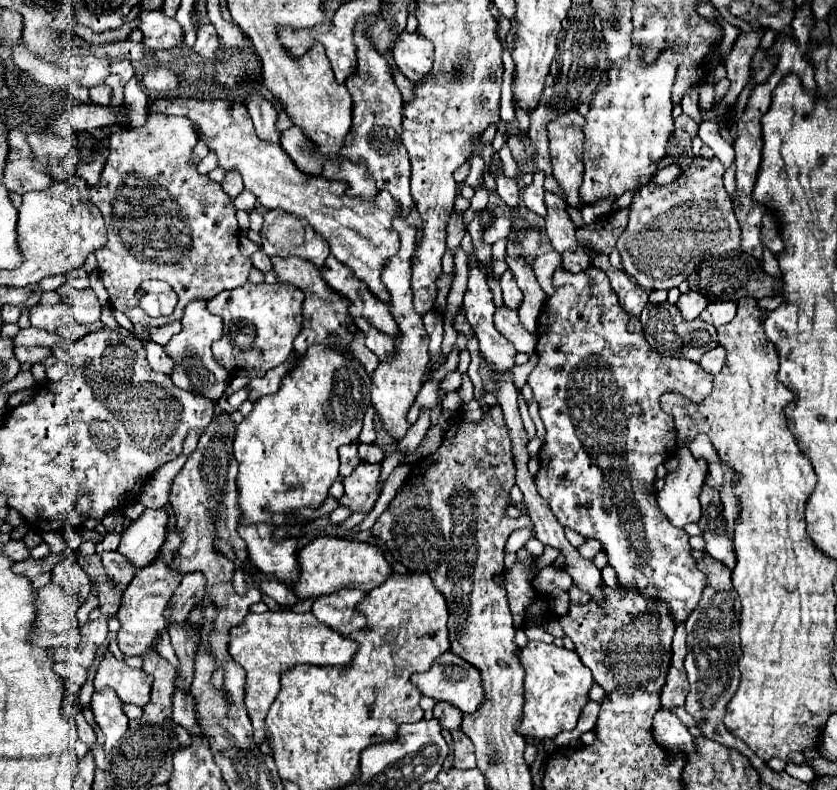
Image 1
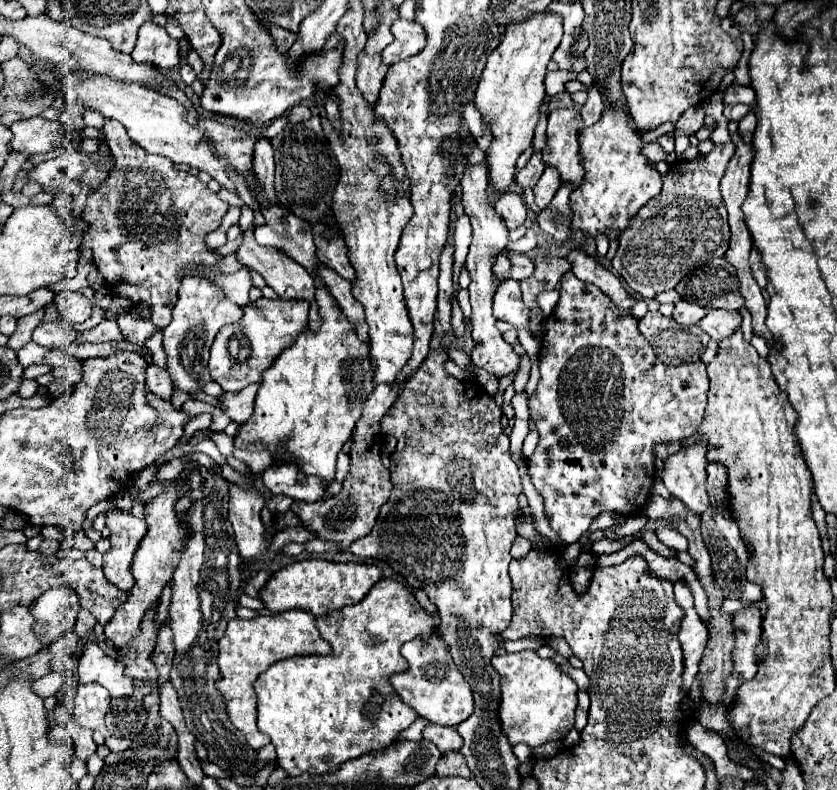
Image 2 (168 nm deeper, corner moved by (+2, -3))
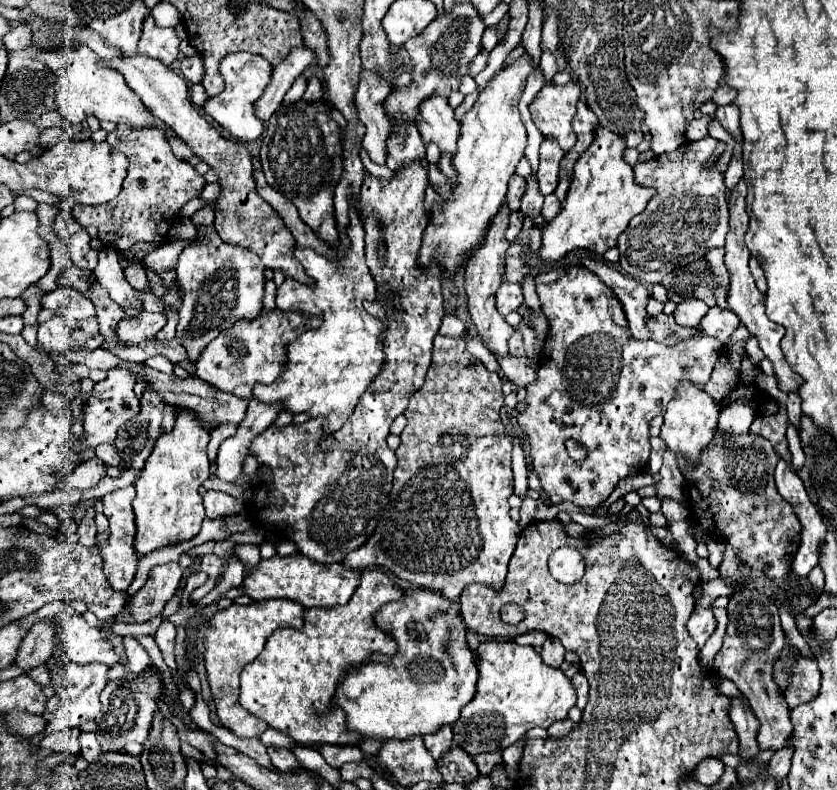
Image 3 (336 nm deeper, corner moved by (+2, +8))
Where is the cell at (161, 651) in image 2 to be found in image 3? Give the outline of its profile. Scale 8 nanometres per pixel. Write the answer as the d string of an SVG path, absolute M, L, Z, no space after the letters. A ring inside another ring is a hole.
M149 675L149 677L141 677L131 683L127 681L109 681L107 687L101 691L101 713L95 717L97 727L97 739L101 745L101 751L113 751L113 753L121 753L125 749L127 743L137 741L143 743L149 729L151 729L151 719L153 719L153 711L157 709L157 695L161 693L161 681L157 675Z

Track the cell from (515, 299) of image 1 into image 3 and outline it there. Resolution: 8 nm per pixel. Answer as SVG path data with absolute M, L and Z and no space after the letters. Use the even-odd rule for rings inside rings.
M503 283L497 291L497 309L501 315L509 315L523 303L523 293L519 283Z

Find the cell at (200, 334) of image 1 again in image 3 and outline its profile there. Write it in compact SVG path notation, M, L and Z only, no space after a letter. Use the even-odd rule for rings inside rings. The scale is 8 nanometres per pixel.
M197 225L197 239L193 239L177 261L179 287L183 289L183 305L179 309L177 339L187 349L189 361L195 361L205 345L213 341L233 321L249 321L263 309L265 293L265 265L249 249L229 245L217 237L213 227Z

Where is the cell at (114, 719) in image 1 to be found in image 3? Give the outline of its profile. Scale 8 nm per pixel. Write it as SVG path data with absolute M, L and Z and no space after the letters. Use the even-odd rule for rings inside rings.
M65 663L63 665L63 683L55 689L55 697L59 699L57 703L57 711L53 713L53 719L47 723L45 733L53 733L53 731L63 731L63 729L73 729L83 725L89 719L95 719L97 713L101 711L101 701L99 701L99 693L103 691L103 687L107 685L107 669L101 663L89 663L89 665L77 665L77 663Z

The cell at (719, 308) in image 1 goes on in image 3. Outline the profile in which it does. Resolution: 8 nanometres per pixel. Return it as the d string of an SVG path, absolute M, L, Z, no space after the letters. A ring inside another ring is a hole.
M711 307L699 327L707 335L711 335L711 337L719 339L721 343L725 343L729 339L729 335L737 329L737 325L739 325L739 317L733 311L729 311L729 309L723 311L719 307Z

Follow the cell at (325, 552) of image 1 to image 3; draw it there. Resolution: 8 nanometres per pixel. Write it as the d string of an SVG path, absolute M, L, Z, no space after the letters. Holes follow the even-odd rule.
M295 553L289 557L275 555L271 559L261 559L259 565L245 575L241 589L253 601L265 601L265 599L277 599L277 597L293 599L309 609L309 607L343 605L351 599L357 585L359 585L359 573L345 571L343 565L321 565L301 553Z

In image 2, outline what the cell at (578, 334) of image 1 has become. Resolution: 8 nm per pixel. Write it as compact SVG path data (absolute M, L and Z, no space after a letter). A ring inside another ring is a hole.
M567 272L561 278L561 298L553 310L553 314L545 320L545 328L541 332L541 350L539 350L539 386L537 386L537 394L529 398L529 410L531 410L531 420L535 420L537 430L539 430L539 444L535 454L529 460L529 474L531 474L531 482L535 486L535 490L541 494L543 502L545 502L545 516L549 520L551 530L557 534L557 538L565 544L575 544L581 540L581 536L589 530L591 522L603 514L603 512L613 512L617 522L621 522L623 518L631 516L633 512L637 512L641 506L647 504L649 496L651 496L651 488L653 488L653 480L655 480L655 444L657 442L671 442L671 440L681 440L687 438L691 434L695 434L701 426L703 420L703 412L705 412L705 404L707 404L707 392L709 392L709 376L707 376L707 366L699 360L699 362L691 362L691 364L681 364L681 366L667 366L663 362L657 360L655 352L651 350L651 346L647 344L647 340L641 336L638 330L638 320L623 314L613 300L609 300L609 296L605 296L597 286L587 284L579 278L573 276L573 272Z

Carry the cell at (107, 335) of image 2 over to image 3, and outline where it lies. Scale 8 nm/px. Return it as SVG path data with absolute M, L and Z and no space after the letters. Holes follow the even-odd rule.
M145 311L139 319L123 319L119 321L119 327L117 327L117 337L121 341L143 341L143 339L149 339L153 335L157 335L167 323L167 315L163 313L149 313Z

